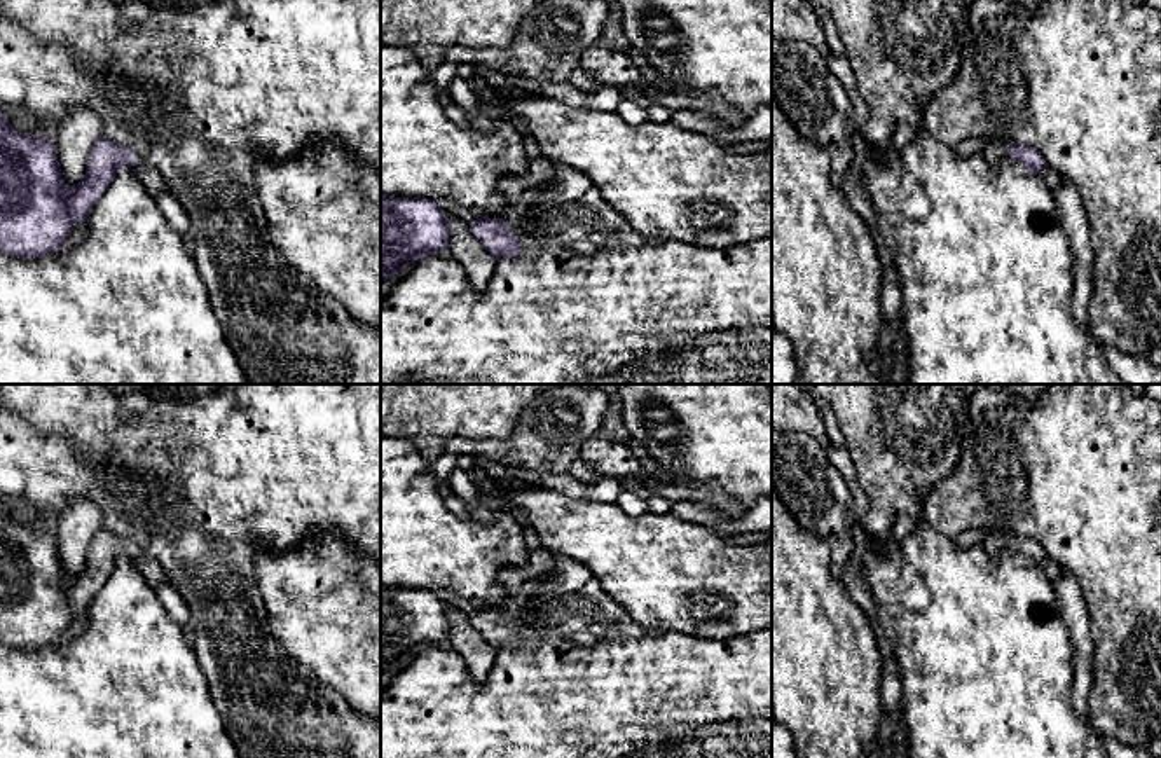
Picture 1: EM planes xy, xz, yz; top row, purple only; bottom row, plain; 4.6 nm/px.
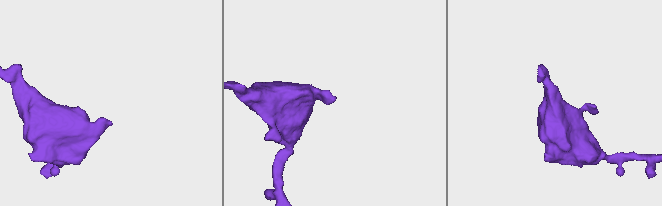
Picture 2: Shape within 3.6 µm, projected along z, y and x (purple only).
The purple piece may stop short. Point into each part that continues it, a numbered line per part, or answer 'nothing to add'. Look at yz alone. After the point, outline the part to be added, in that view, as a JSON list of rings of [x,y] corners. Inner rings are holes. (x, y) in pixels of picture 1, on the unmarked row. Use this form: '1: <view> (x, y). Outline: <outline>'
1: yz (996, 545). Outline: [[[986,533],[983,547],[992,559],[999,559],[1006,552],[1013,552],[1004,534]]]

